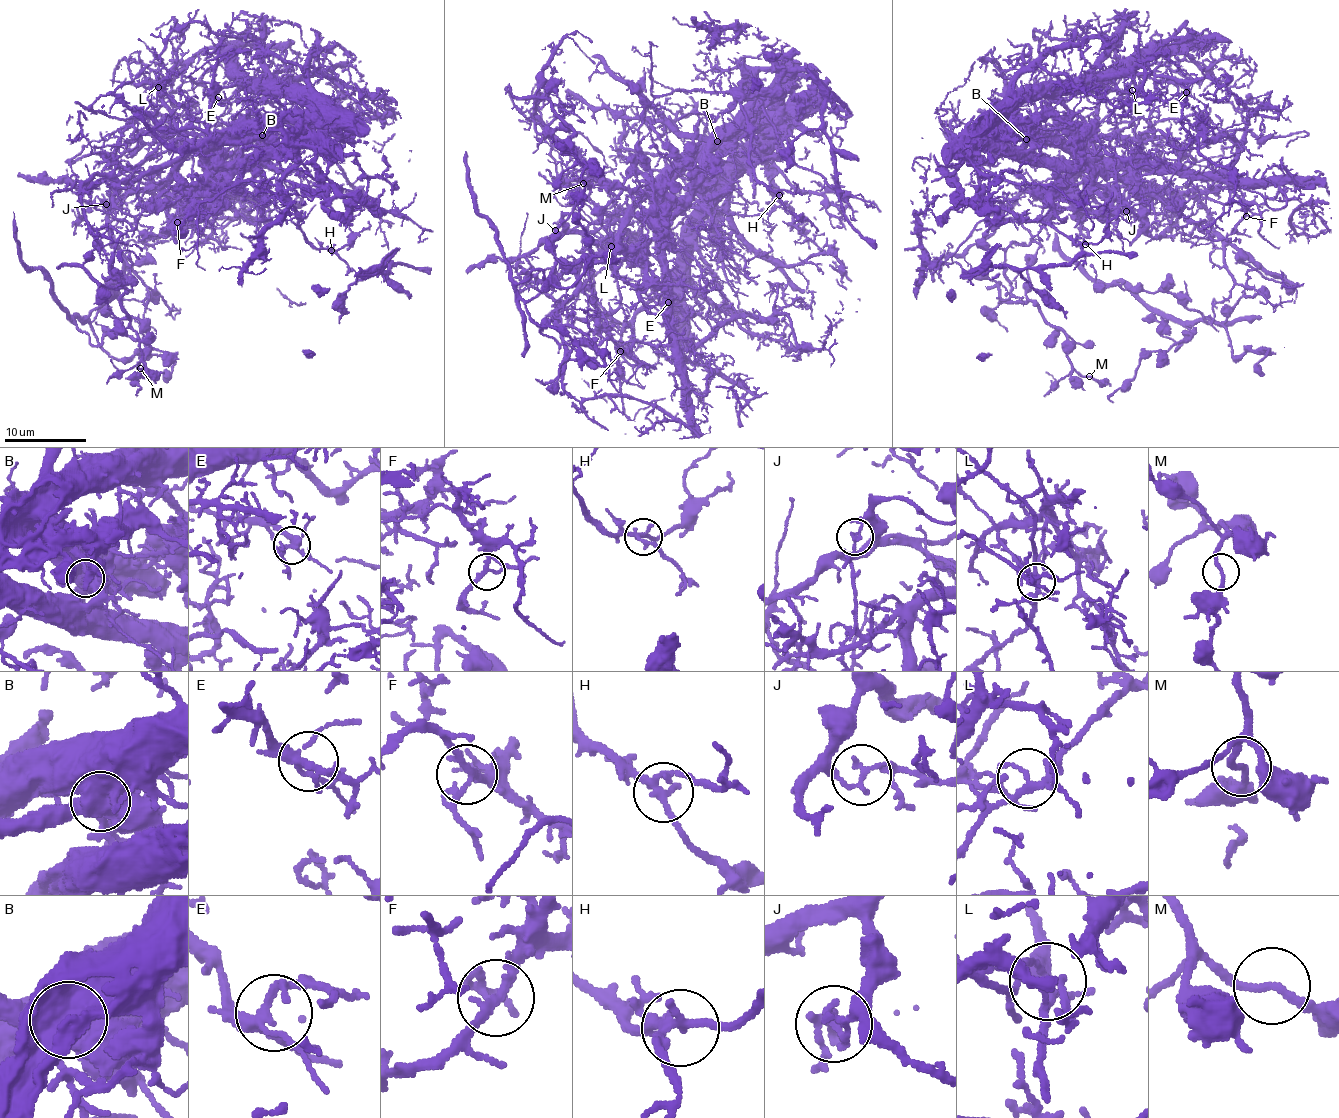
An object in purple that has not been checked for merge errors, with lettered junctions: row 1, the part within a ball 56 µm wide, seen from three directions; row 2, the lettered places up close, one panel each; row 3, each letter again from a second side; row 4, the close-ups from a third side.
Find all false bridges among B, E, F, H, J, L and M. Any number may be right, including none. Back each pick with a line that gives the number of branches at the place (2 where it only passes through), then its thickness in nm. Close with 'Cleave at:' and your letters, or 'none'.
B: 3 branches meet; 700 nm thick
J: 2 branches meet; 160 nm thick
L: 4 branches meet; 180 nm thick
Cleave at: B, J, L

